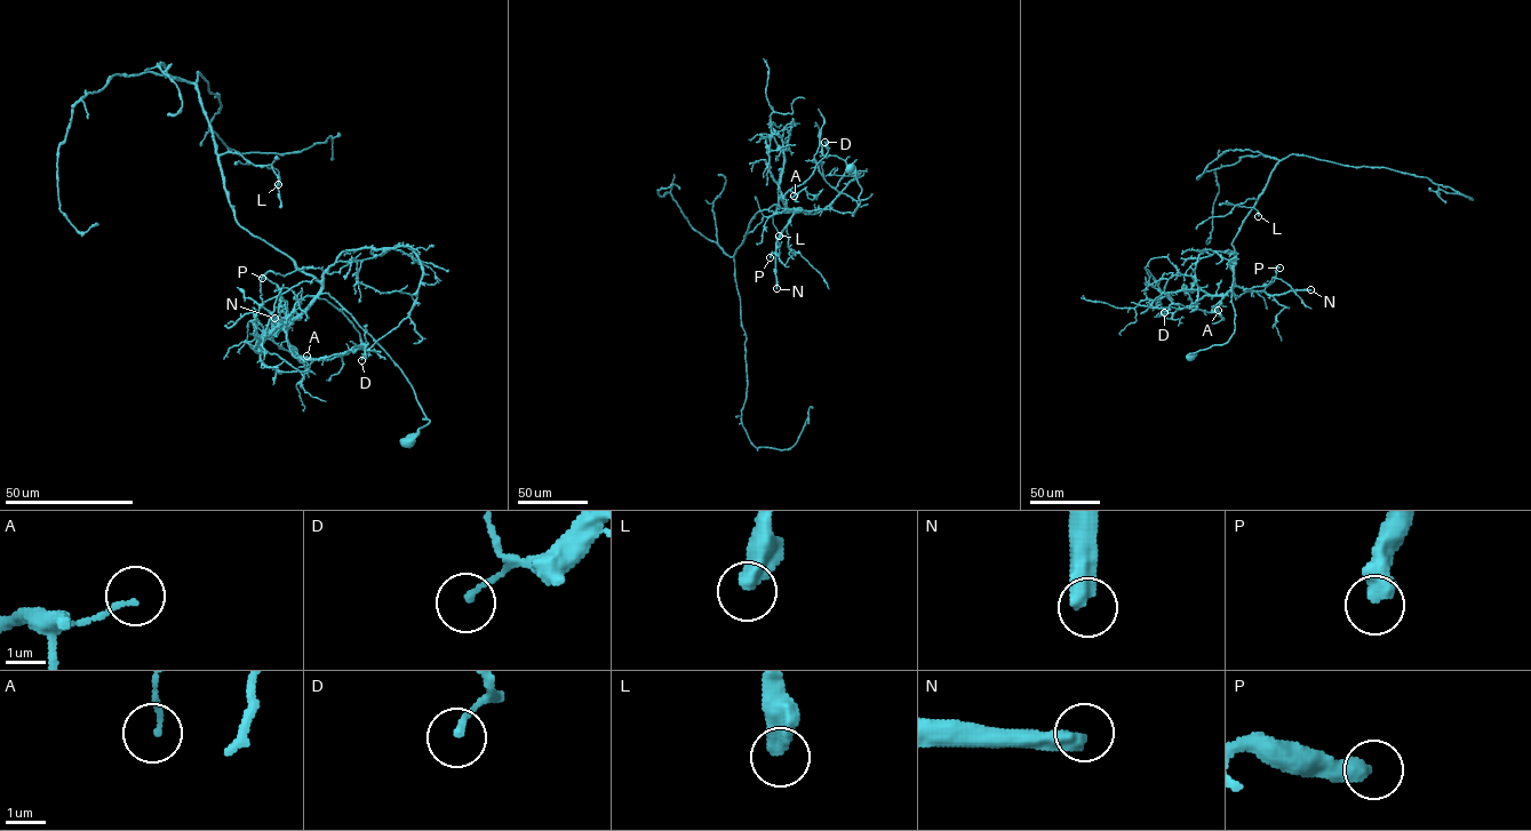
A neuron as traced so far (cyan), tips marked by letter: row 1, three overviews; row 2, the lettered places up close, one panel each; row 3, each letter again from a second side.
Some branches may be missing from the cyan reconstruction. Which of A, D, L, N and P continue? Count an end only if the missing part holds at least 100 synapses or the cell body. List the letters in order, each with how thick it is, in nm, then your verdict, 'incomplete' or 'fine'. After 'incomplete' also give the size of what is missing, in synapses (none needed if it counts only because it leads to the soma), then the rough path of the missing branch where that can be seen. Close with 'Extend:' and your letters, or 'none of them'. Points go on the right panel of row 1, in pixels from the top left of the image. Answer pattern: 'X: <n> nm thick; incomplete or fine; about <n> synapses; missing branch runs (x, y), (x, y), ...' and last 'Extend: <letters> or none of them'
A: 120 nm thick; fine
D: 150 nm thick; fine
L: 480 nm thick; fine
N: 480 nm thick; incomplete; about 200 synapses; missing branch runs (1310, 289), (1346, 290), (1385, 282), (1434, 292), (1451, 284), (1465, 266)
P: 480 nm thick; fine
Extend: N

